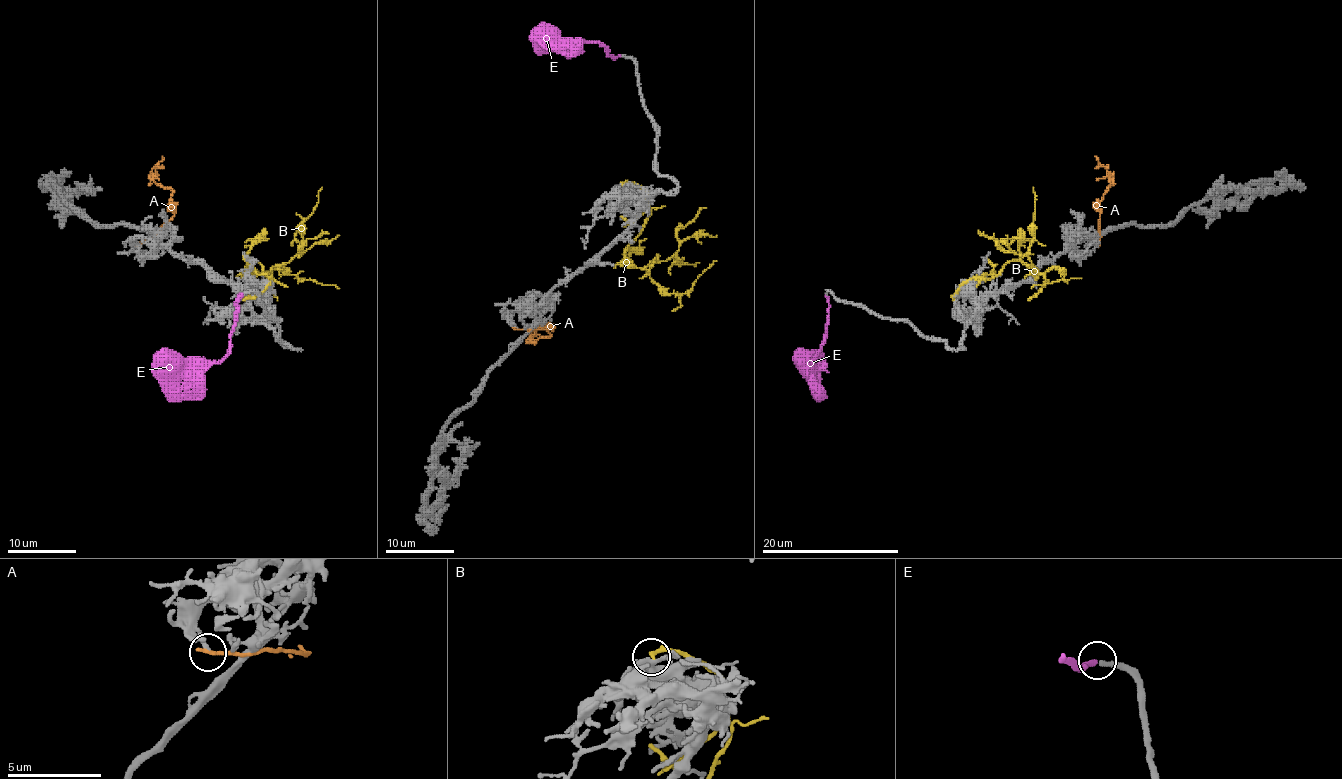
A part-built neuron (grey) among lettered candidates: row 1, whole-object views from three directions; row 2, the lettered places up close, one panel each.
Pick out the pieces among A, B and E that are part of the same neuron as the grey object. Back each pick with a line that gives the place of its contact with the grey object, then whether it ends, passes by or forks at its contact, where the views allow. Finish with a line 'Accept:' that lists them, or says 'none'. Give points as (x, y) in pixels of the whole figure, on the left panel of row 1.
E: meets grey at (243, 294); it ends there
Accept: E

